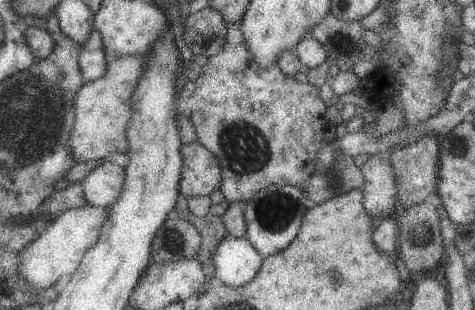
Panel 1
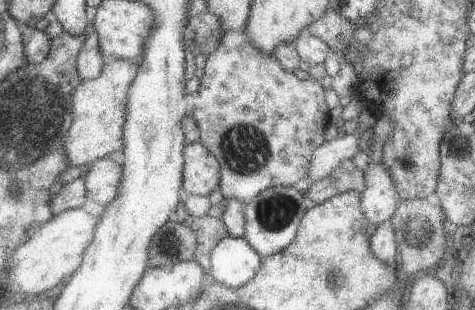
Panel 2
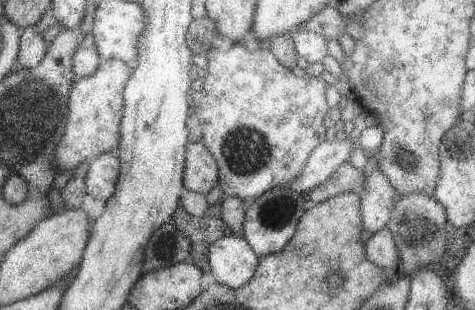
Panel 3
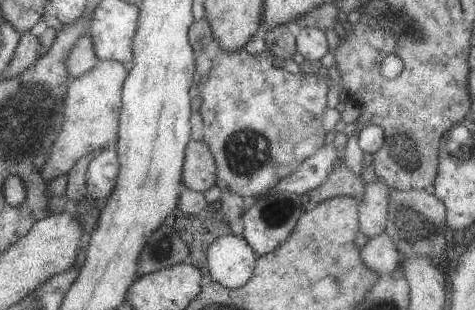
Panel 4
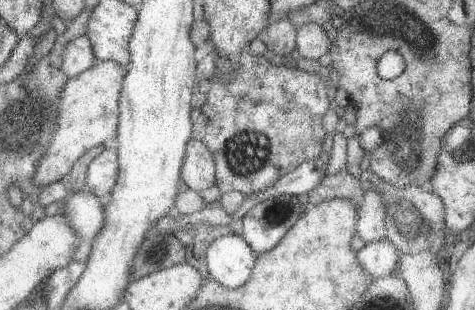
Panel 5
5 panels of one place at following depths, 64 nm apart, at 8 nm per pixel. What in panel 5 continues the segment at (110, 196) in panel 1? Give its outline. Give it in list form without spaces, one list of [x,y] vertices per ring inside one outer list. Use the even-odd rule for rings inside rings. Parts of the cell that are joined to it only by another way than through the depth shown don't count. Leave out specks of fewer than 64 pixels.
[[[105,146],[103,152],[99,152],[87,166],[87,176],[85,176],[85,190],[91,192],[97,198],[103,198],[111,194],[115,182],[117,182],[117,148]]]

